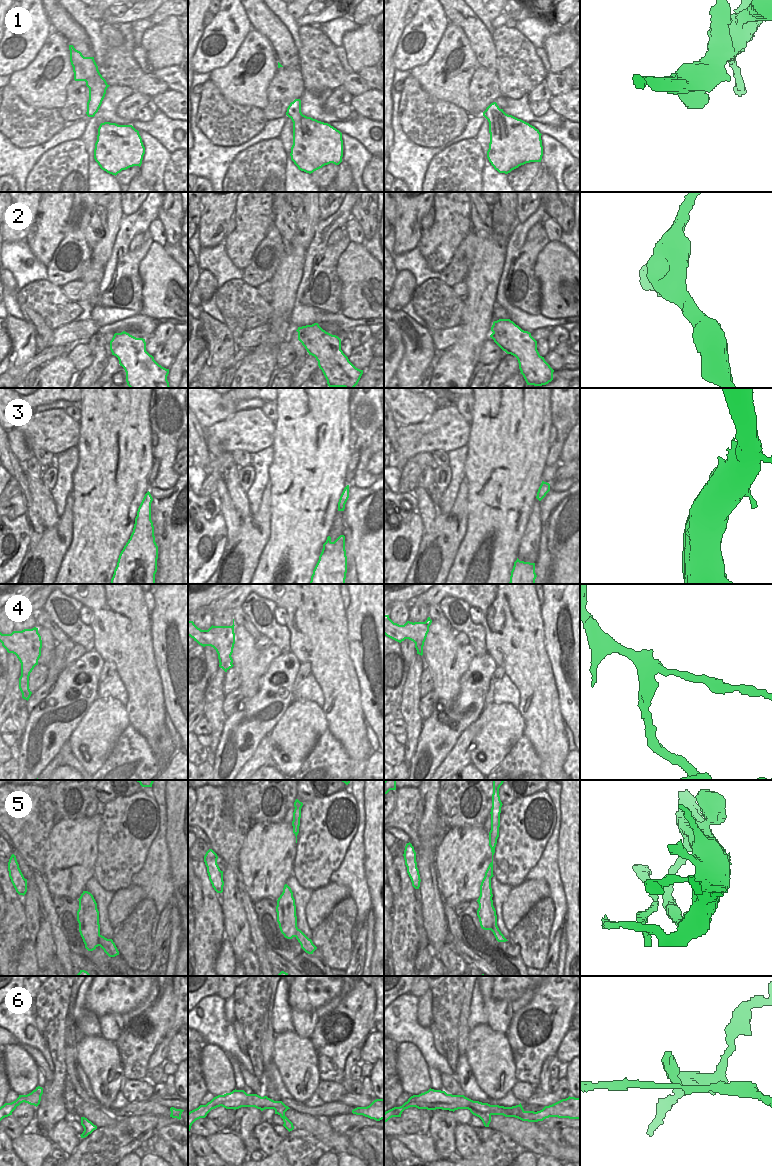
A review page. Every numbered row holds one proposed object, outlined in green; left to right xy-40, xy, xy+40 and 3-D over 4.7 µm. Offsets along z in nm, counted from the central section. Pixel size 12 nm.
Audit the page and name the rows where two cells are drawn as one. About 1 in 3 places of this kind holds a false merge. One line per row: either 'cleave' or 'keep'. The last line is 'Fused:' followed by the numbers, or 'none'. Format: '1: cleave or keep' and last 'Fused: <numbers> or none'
1: keep
2: keep
3: keep
4: cleave
5: cleave
6: cleave
Fused: 4, 5, 6

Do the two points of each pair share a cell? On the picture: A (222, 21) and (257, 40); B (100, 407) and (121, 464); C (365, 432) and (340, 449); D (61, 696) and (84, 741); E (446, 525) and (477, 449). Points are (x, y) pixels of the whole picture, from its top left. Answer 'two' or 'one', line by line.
A: two
B: one
C: two
D: two
E: two

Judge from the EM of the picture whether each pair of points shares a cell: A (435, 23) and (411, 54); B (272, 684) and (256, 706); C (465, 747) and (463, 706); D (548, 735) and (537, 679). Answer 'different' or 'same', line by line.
A: same
B: same
C: different
D: same

